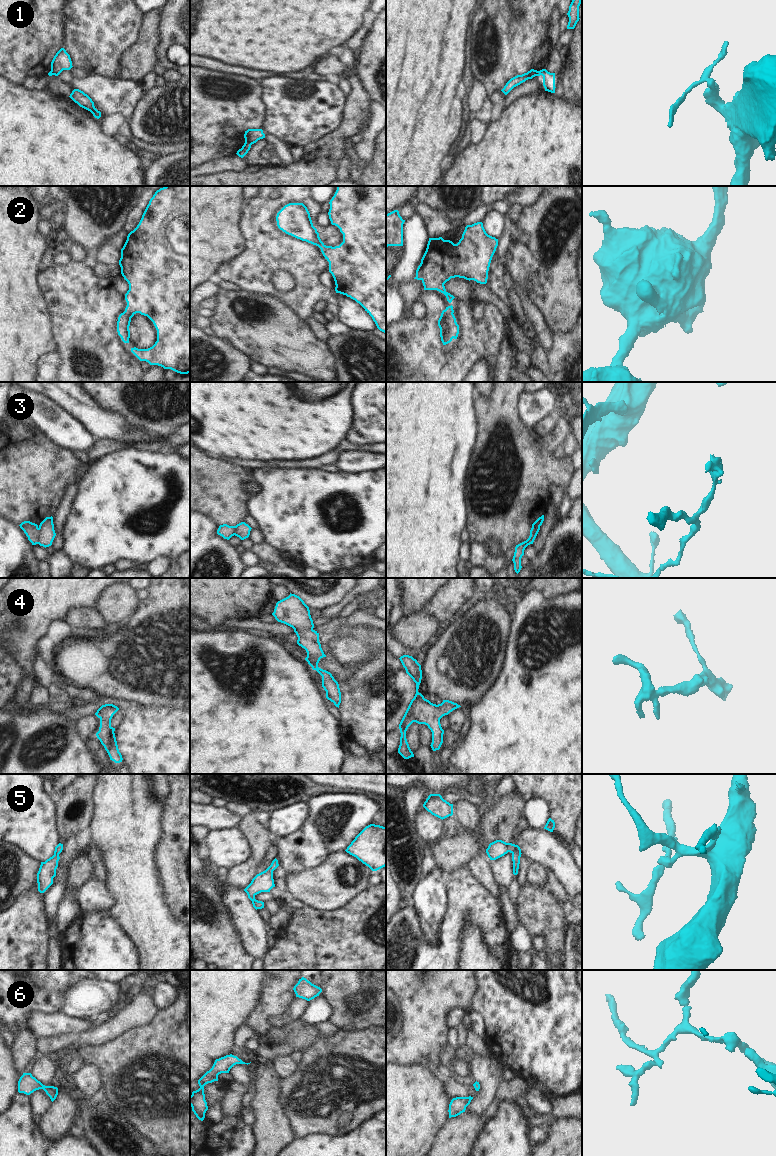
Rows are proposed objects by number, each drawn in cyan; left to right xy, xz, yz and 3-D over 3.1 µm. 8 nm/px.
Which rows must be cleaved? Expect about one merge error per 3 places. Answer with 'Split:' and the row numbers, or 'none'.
Split: 1, 3, 5

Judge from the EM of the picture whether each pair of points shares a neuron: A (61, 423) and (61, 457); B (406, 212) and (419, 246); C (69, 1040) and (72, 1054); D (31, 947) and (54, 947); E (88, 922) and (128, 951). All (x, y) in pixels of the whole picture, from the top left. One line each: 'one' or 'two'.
A: two
B: two
C: two
D: two
E: one

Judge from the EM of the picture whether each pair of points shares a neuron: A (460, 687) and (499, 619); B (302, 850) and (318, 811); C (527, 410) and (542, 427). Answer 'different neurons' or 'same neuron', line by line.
A: same neuron
B: same neuron
C: different neurons

